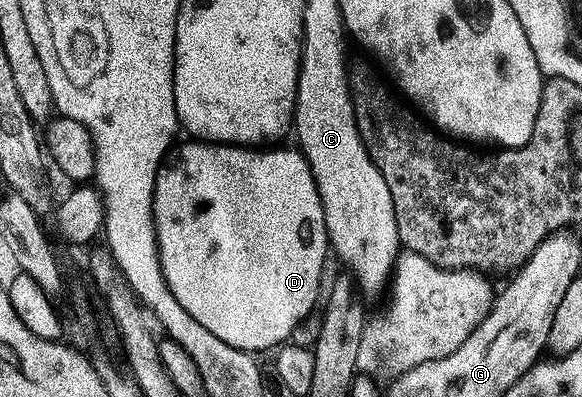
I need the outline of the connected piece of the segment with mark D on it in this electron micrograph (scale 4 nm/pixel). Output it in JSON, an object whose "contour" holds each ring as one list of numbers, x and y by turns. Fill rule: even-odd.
{"contour":[[187,139,184,145,176,144,168,152,159,167,155,180,153,195,153,219,155,234,159,244,161,271,165,275,165,283,173,295,177,295,177,303,201,323,208,331,213,331,217,339,229,343,229,347,256,351,255,349,274,350,290,338,293,327,301,323,301,319,312,316,315,300,319,297,319,284,323,281,323,264,329,257,329,242,325,227,325,211,321,207,321,195,317,195,317,183,313,179,313,171,298,148,275,149,279,147,248,147,246,145,229,145,226,143,208,143,198,139]]}

